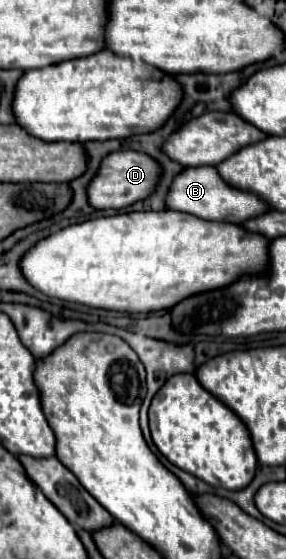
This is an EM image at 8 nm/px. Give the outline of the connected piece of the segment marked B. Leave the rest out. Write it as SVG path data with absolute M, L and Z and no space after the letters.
M191 167L177 175L167 195L167 207L197 215L207 221L225 221L239 225L245 223L245 219L253 219L253 215L261 215L261 211L265 211L265 207L261 207L261 203L257 203L253 195L245 195L243 191L233 191L231 187L225 187L215 167Z

